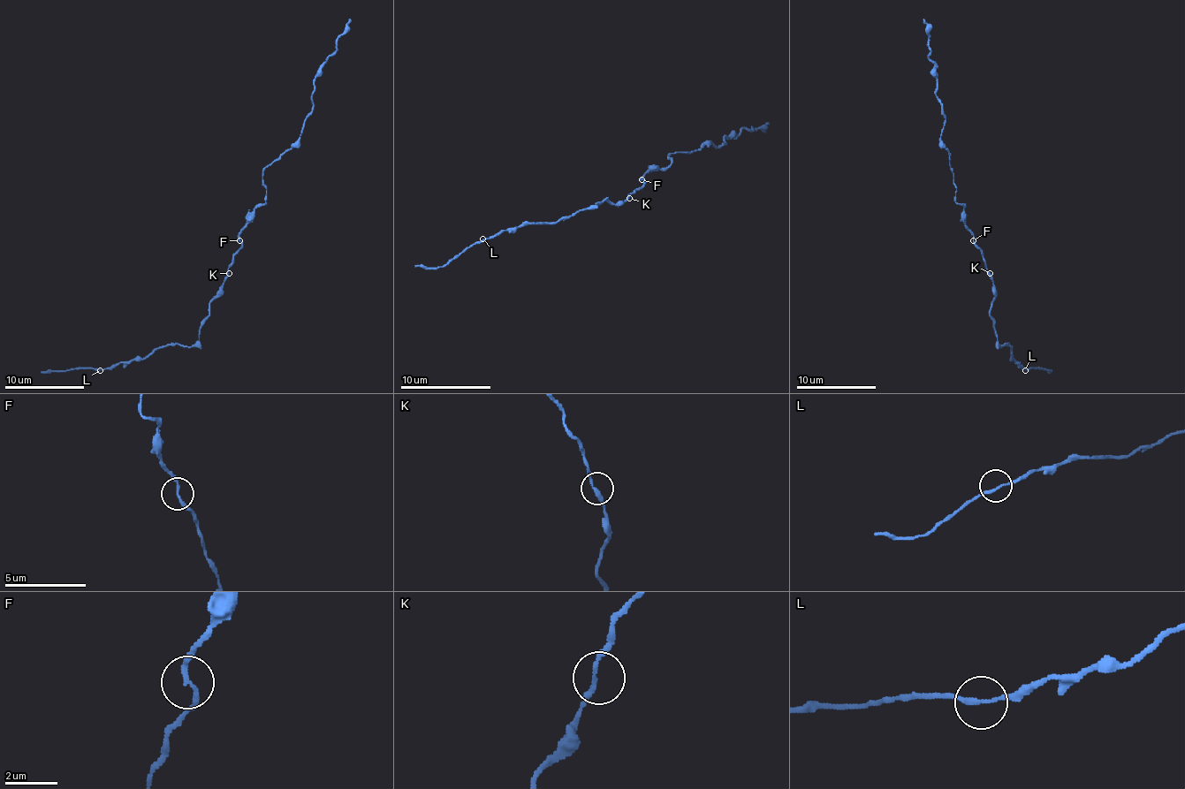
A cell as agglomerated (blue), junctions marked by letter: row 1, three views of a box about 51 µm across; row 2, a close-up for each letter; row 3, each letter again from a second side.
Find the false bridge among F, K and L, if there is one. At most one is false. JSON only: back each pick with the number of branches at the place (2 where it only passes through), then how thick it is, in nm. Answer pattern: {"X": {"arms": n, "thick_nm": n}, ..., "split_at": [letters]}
{"F": {"arms": 2, "thick_nm": 170}, "split_at": ["F"]}

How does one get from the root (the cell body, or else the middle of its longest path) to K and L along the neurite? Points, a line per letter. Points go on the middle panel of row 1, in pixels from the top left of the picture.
K: (641, 186), (629, 198)
L: (641, 186), (616, 205), (607, 198), (596, 207), (562, 216), (555, 223), (523, 223), (482, 238)

